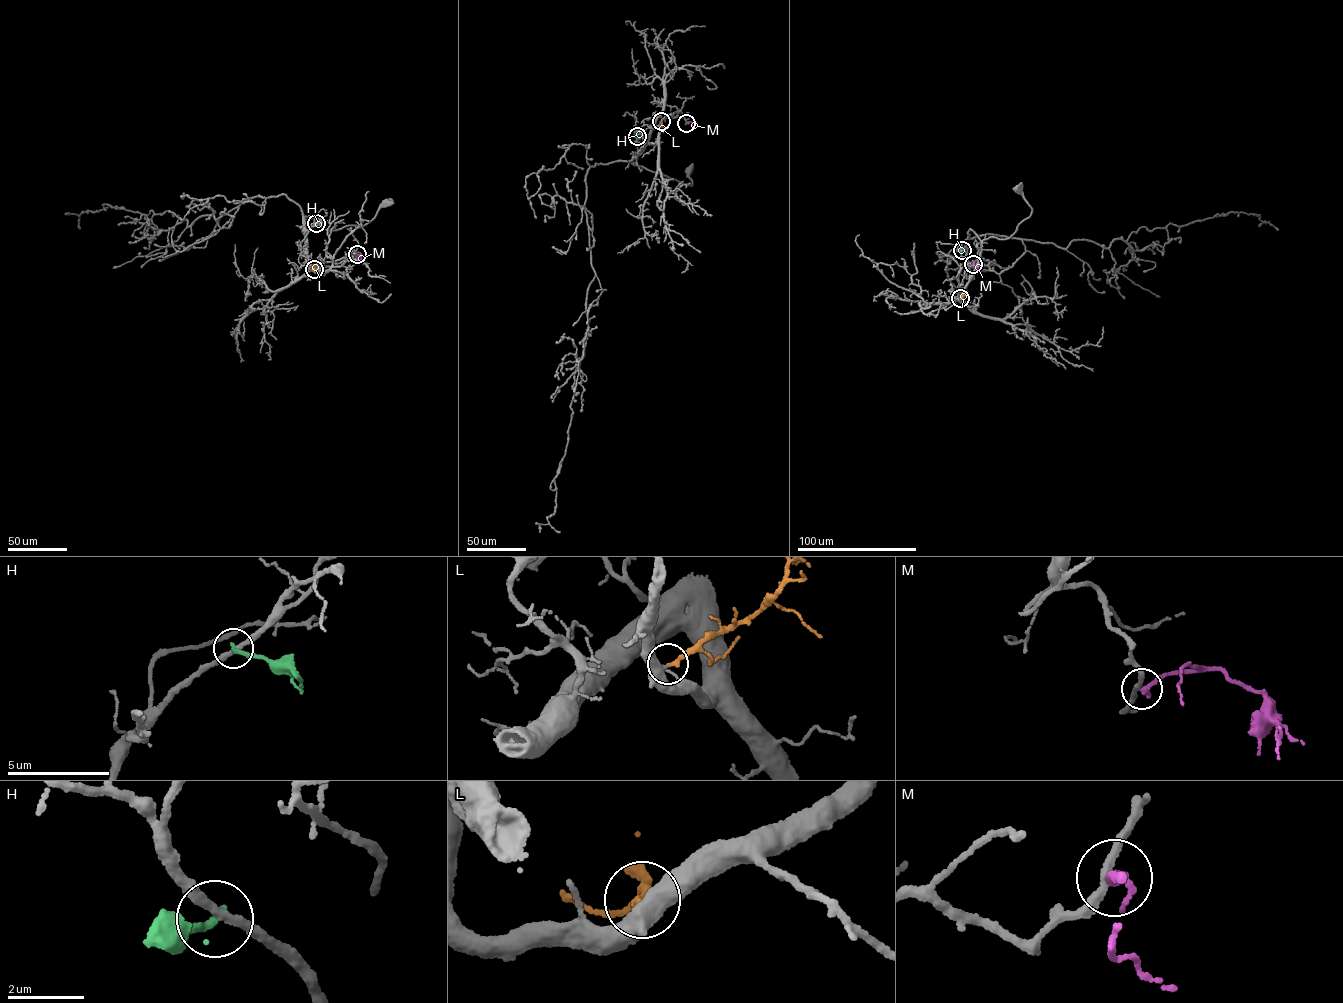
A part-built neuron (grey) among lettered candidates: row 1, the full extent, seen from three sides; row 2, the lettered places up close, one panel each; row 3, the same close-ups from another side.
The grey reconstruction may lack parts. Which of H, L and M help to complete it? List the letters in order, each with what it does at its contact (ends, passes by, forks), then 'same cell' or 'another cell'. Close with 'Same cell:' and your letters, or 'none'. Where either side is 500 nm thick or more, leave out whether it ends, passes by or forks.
H: it ends | another cell
L: it ends | same cell
M: it ends | another cell
Same cell: L

